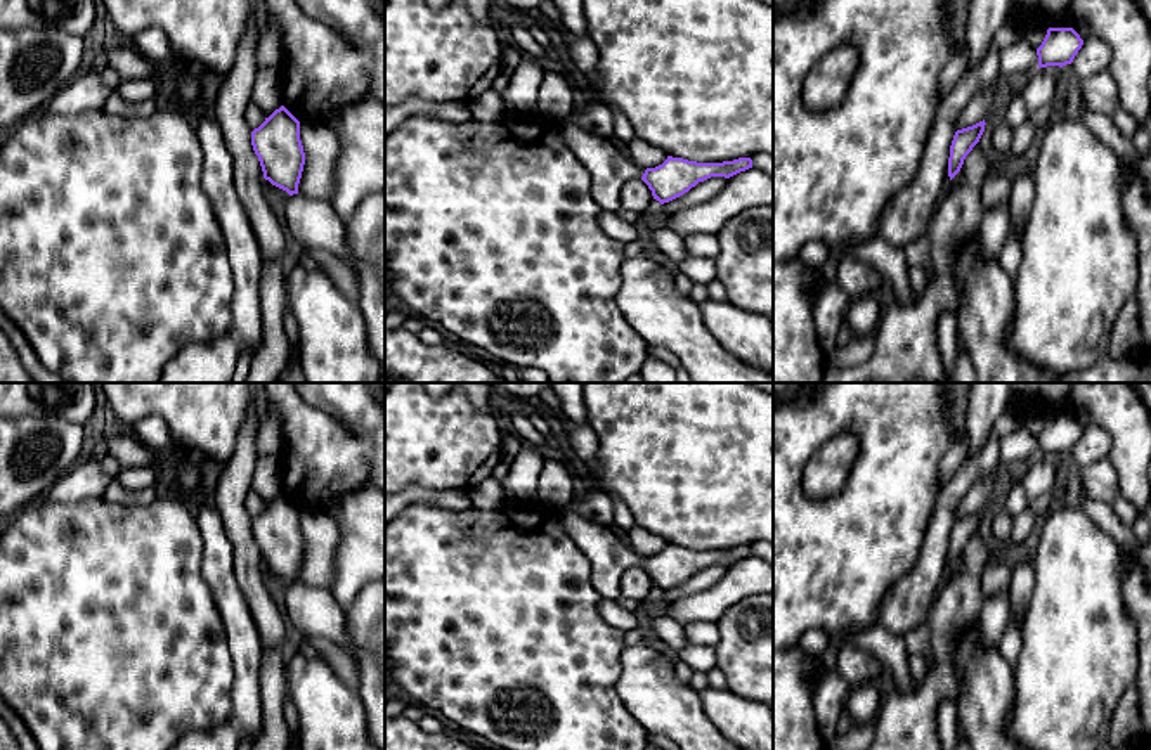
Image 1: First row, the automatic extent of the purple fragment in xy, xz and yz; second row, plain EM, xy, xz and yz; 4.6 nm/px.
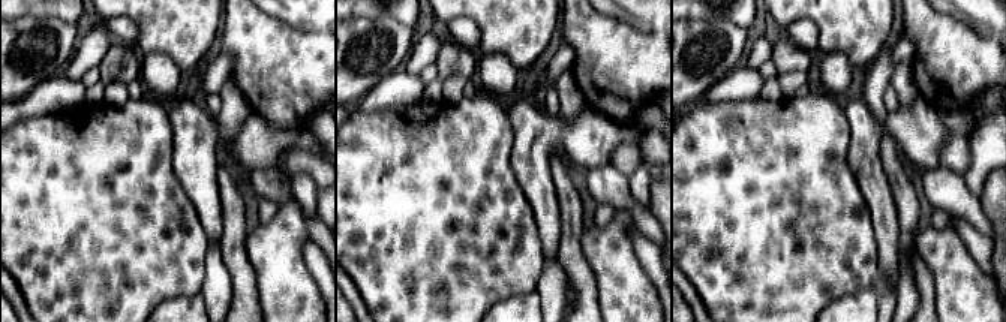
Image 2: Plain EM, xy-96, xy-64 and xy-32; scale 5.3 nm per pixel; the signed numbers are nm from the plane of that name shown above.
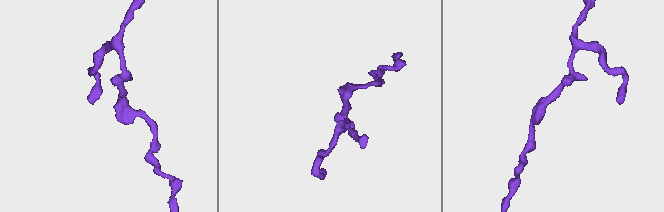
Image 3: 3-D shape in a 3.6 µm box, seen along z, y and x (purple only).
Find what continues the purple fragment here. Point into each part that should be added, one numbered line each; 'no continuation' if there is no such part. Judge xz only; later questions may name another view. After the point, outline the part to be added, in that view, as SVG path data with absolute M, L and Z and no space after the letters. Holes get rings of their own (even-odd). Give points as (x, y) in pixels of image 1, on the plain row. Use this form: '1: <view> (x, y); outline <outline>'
1: xz (609, 553); outline M570 506L560 511L562 523L572 542L591 563L591 584L603 599L619 598L621 577L640 566L645 556L633 551L621 532L591 521Z

